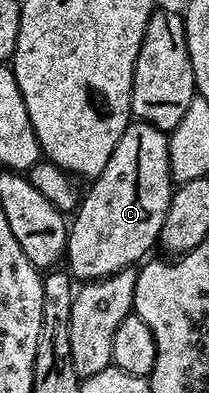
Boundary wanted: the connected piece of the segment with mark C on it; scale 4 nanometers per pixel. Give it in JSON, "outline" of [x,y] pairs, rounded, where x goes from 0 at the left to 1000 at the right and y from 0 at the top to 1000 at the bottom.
{"outline":[[[617,310],[565,369],[545,369],[545,389],[526,389],[526,410],[507,410],[507,430],[488,430],[464,455],[435,458],[426,476],[440,478],[397,489],[383,522],[335,557],[316,641],[321,687],[368,712],[507,710],[584,684],[665,672],[713,646],[703,639],[751,626],[775,562],[794,562],[794,532],[833,483],[804,359],[809,346],[737,318]]]}

